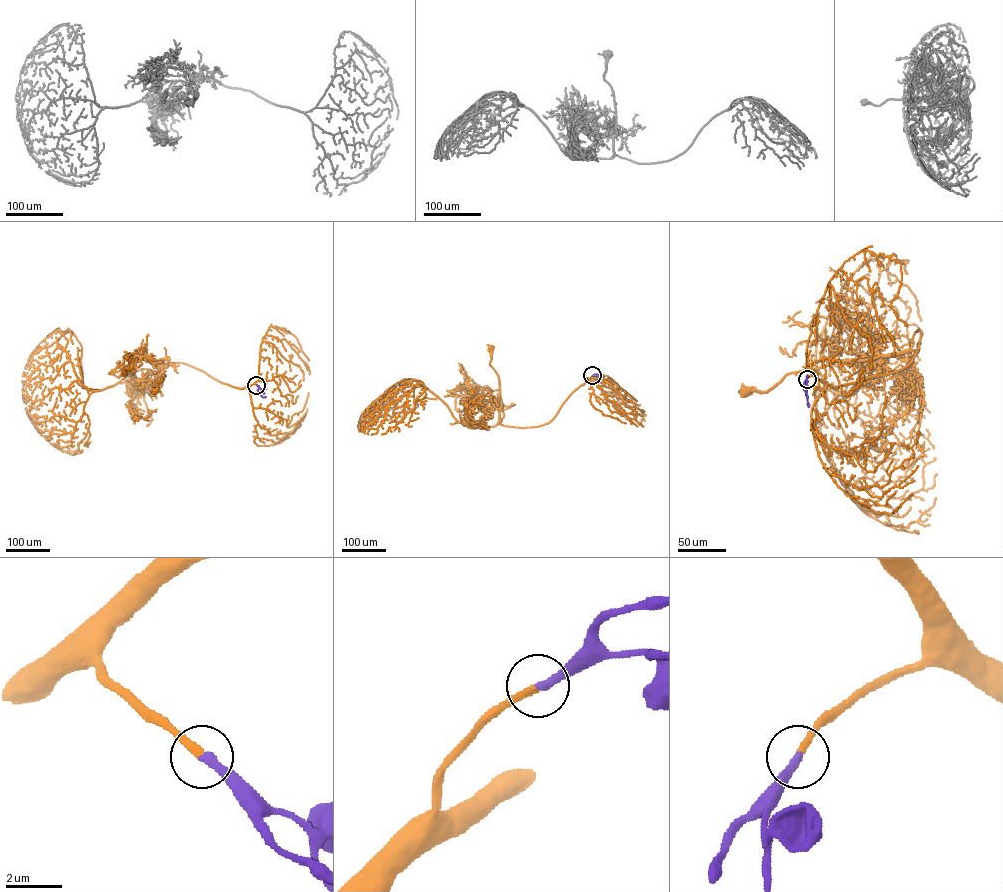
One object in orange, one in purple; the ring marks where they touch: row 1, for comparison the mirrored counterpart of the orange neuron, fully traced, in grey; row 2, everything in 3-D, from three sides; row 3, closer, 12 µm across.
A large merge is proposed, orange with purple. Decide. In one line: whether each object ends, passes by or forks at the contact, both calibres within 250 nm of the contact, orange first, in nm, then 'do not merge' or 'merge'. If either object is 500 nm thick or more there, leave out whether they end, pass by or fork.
orange ends there; purple ends there; 280 nm thick on the orange side, 320 nm on the other; merge

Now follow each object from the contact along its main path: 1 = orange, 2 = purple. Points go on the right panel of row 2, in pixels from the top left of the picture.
1: (807, 378), (842, 386), (899, 371), (921, 332), (900, 352), (831, 362), (744, 392)
2: (807, 379), (803, 387), (806, 394), (807, 375)

